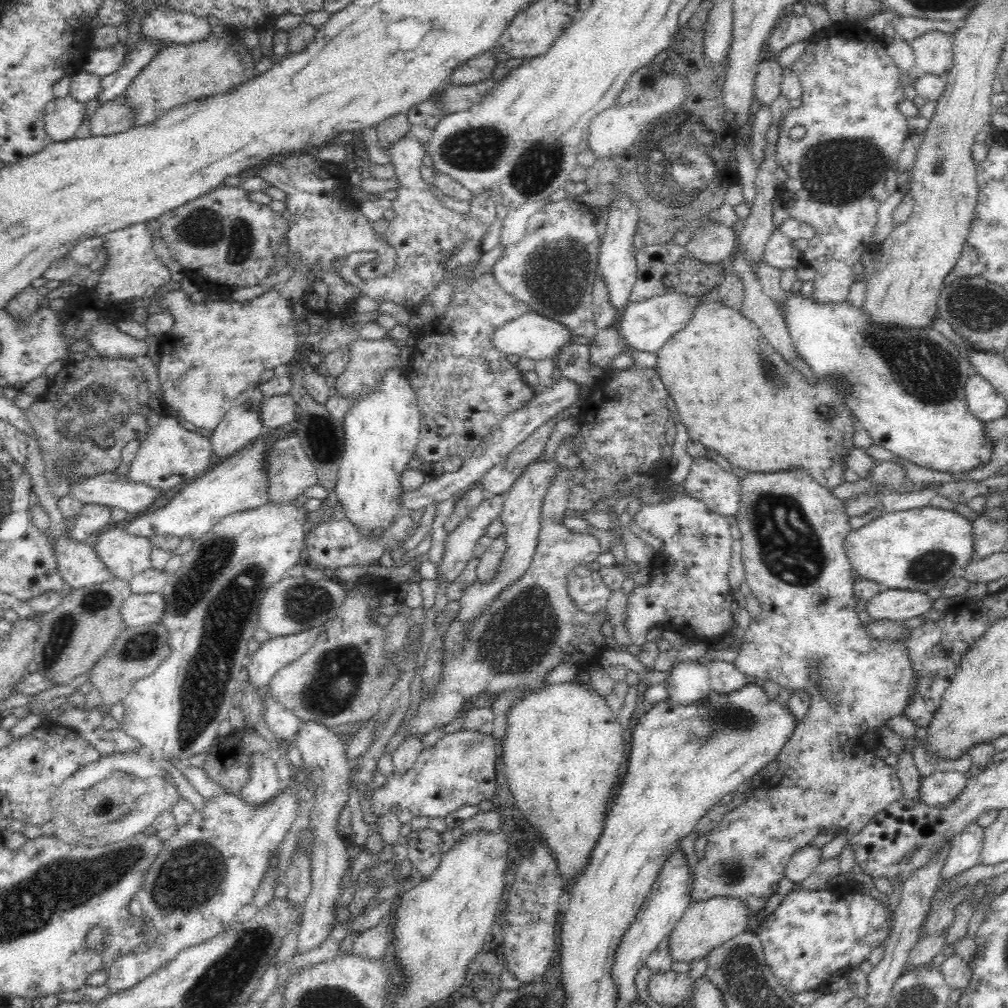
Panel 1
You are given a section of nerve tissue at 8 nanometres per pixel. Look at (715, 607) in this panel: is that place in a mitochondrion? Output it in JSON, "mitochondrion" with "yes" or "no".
{"mitochondrion":"no"}

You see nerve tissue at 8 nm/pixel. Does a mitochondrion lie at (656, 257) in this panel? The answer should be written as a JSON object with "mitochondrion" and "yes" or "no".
{"mitochondrion":"no"}

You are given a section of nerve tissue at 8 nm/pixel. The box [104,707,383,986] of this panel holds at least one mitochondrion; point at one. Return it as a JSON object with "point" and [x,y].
{"point":[191,877]}

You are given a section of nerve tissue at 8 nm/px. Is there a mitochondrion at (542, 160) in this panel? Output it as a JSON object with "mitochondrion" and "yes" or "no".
{"mitochondrion":"yes"}

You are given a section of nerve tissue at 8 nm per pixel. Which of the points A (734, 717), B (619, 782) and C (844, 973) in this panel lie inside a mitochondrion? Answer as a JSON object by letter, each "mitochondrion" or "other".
{"A":"mitochondrion","B":"other","C":"other"}

